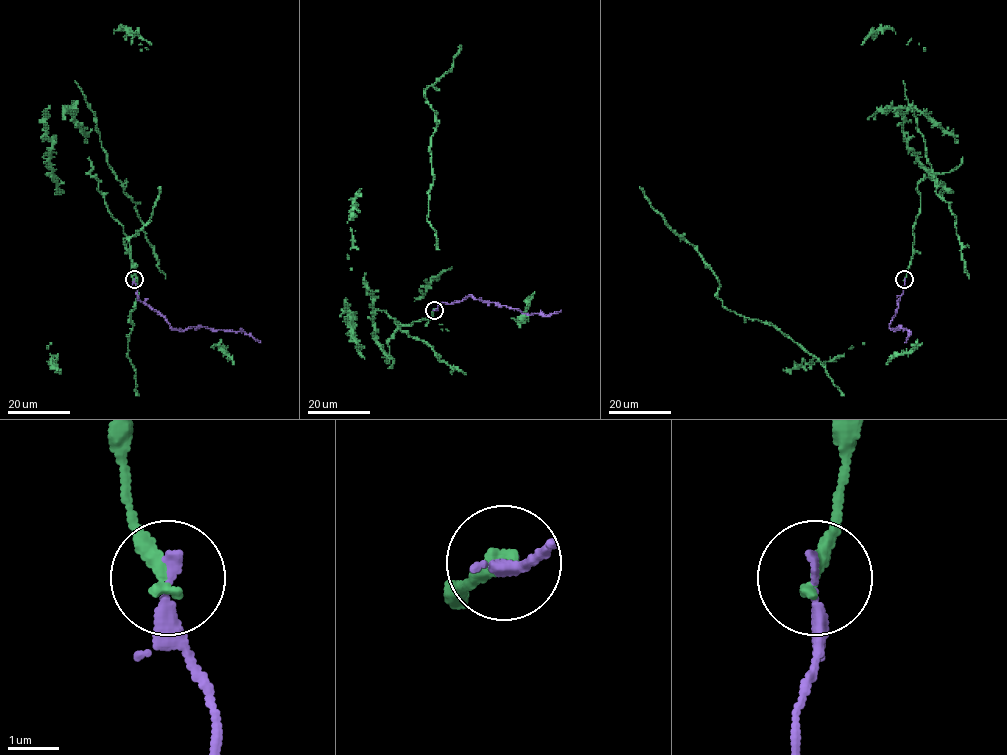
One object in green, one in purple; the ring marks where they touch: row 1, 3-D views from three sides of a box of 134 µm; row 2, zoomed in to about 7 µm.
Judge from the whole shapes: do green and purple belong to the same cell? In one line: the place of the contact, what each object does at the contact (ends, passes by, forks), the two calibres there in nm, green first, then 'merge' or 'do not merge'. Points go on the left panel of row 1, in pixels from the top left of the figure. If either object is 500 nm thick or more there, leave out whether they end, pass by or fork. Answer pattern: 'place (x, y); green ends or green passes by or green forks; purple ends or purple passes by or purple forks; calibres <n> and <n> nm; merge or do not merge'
place (134, 279); green ends; purple ends; calibres 320 and 260 nm; merge

